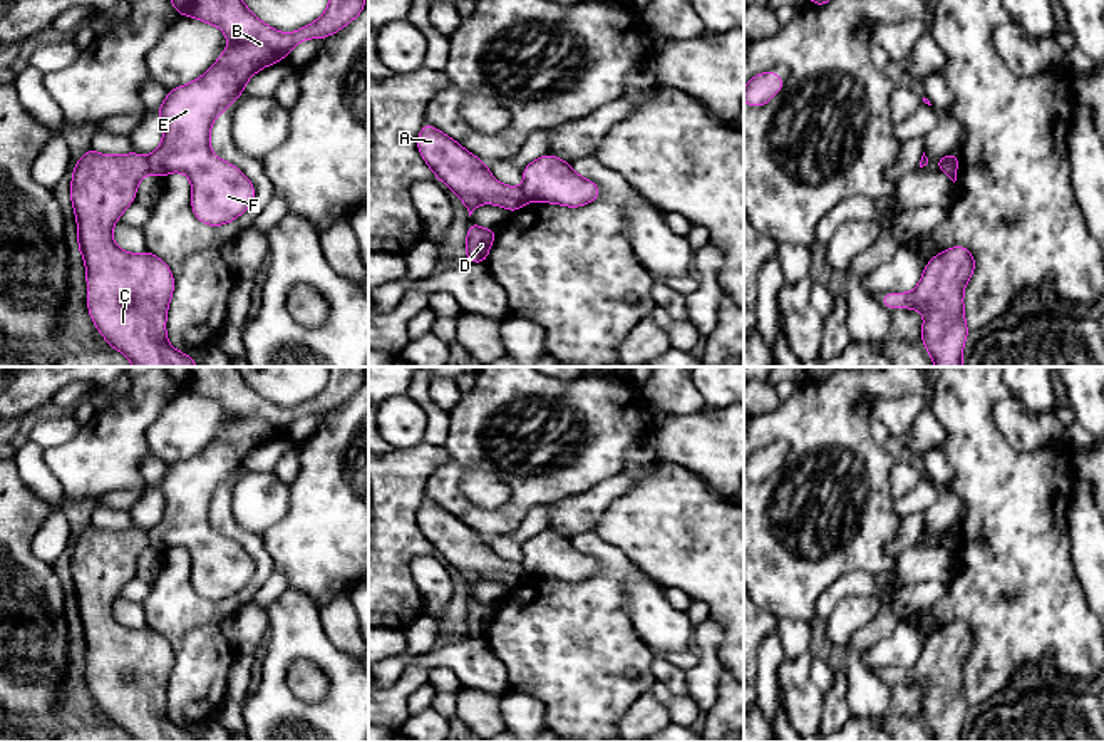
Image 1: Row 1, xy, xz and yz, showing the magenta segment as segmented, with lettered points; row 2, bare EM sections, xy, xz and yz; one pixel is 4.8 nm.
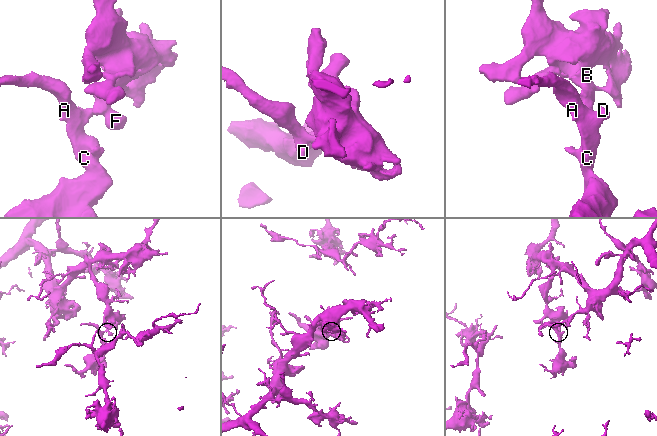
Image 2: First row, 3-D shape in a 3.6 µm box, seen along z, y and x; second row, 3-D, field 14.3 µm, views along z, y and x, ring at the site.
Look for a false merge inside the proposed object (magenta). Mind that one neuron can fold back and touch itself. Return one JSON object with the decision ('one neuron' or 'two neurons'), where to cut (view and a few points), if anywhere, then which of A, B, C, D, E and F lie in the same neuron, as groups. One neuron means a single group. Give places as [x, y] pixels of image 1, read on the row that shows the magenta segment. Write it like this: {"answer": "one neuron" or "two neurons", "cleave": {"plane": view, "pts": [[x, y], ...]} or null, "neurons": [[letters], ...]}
{"answer": "two neurons", "cleave": {"plane": "xy", "pts": [[146, 158], [151, 170]]}, "neurons": [["A", "C", "D"], ["B", "E", "F"]]}

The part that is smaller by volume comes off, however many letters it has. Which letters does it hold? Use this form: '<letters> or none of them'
A, C, D

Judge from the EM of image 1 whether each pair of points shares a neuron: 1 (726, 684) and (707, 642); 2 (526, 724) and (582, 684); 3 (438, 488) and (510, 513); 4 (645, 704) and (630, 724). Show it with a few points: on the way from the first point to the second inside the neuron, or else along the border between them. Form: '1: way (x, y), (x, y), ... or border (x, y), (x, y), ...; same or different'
1: border (724, 669), (719, 679), (719, 699), (707, 711); different
2: border (511, 689), (535, 695), (545, 707), (546, 724); different
3: way (456, 503), (476, 518), (491, 518); same
4: way (645, 709), (635, 719); same

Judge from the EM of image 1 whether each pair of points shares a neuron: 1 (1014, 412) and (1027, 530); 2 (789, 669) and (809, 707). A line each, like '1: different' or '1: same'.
1: different
2: same

